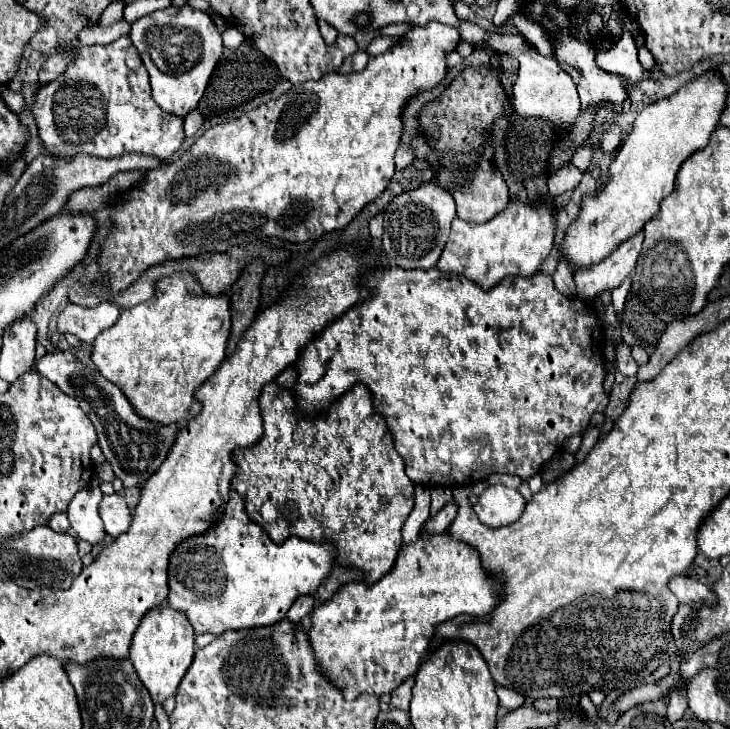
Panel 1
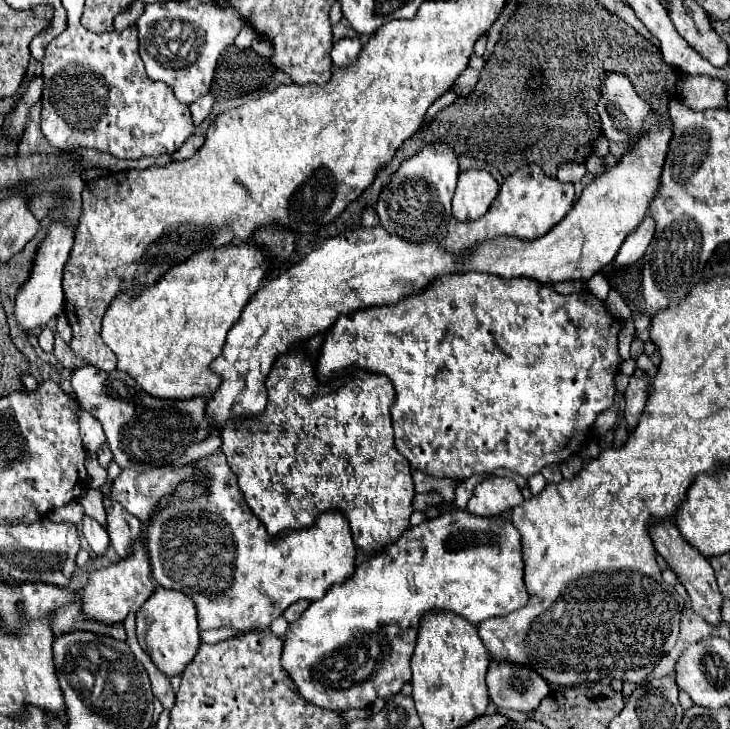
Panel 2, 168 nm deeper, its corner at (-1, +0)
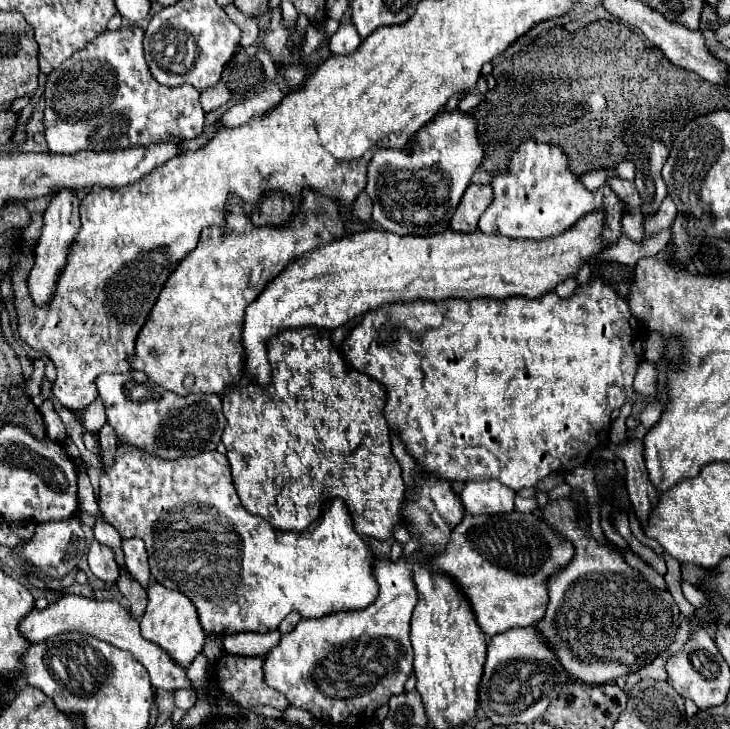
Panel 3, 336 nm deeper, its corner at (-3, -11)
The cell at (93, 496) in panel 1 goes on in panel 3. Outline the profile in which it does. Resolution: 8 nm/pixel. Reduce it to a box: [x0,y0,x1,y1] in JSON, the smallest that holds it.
[89,540,119,584]

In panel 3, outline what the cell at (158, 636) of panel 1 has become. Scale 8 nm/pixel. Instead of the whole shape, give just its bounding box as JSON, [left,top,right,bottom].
[141,584,207,668]

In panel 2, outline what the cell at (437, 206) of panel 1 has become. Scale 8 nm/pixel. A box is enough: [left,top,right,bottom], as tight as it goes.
[375,141,459,241]

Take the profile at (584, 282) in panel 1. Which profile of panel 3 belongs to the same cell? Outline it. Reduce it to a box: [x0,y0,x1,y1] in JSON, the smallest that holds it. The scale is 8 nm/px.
[643,196,677,238]

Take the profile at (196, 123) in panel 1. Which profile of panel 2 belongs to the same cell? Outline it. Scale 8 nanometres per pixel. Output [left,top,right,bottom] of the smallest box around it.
[189,93,215,125]

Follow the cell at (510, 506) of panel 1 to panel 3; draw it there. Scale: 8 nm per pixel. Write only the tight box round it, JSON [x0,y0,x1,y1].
[461,480,515,516]

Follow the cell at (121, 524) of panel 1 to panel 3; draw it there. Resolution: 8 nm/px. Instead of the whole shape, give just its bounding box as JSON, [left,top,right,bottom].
[121,538,149,588]

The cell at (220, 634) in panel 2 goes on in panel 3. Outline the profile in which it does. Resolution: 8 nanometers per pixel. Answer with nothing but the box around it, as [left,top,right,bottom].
[223,632,281,656]

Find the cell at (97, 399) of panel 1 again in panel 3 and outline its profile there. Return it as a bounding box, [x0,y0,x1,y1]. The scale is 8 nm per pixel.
[95,372,227,460]

